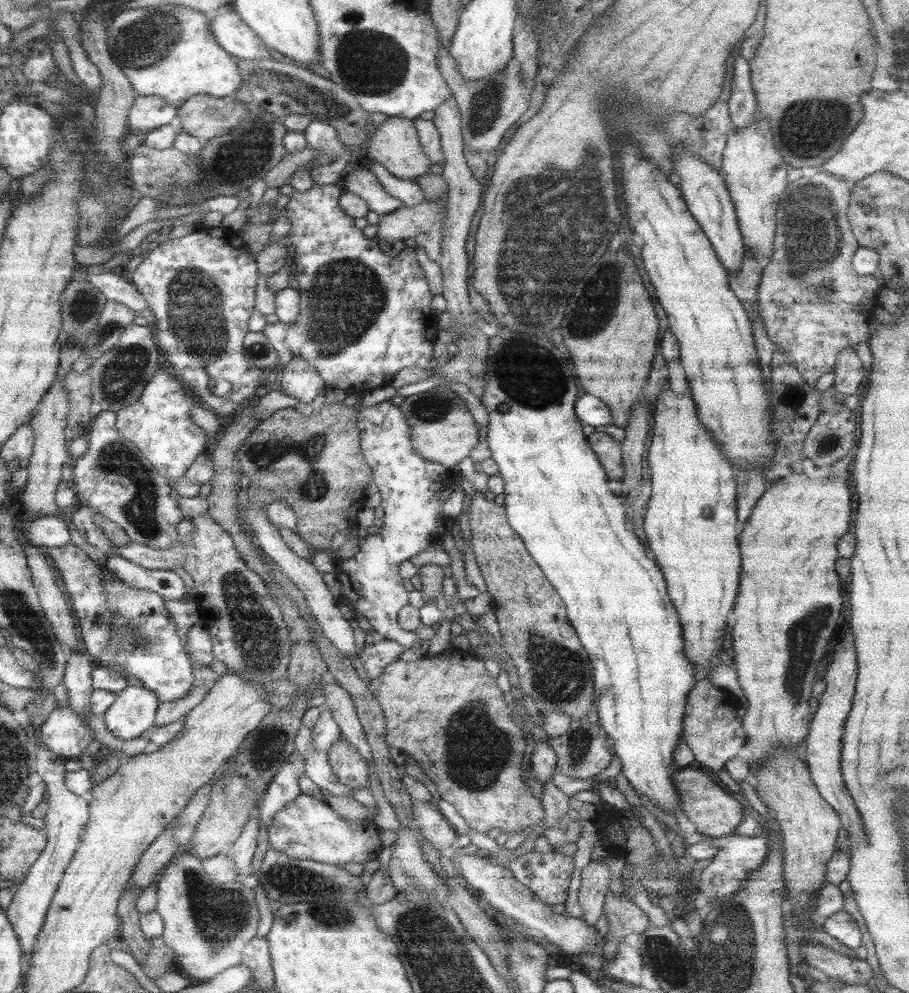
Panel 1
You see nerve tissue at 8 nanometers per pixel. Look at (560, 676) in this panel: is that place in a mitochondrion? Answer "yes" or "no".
yes

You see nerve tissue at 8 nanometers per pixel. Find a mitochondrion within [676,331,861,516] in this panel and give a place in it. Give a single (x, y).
(794, 396)

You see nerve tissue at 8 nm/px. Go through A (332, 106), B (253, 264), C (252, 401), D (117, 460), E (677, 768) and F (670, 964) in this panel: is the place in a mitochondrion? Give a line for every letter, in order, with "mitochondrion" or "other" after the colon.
A: mitochondrion
B: other
C: other
D: mitochondrion
E: other
F: mitochondrion

